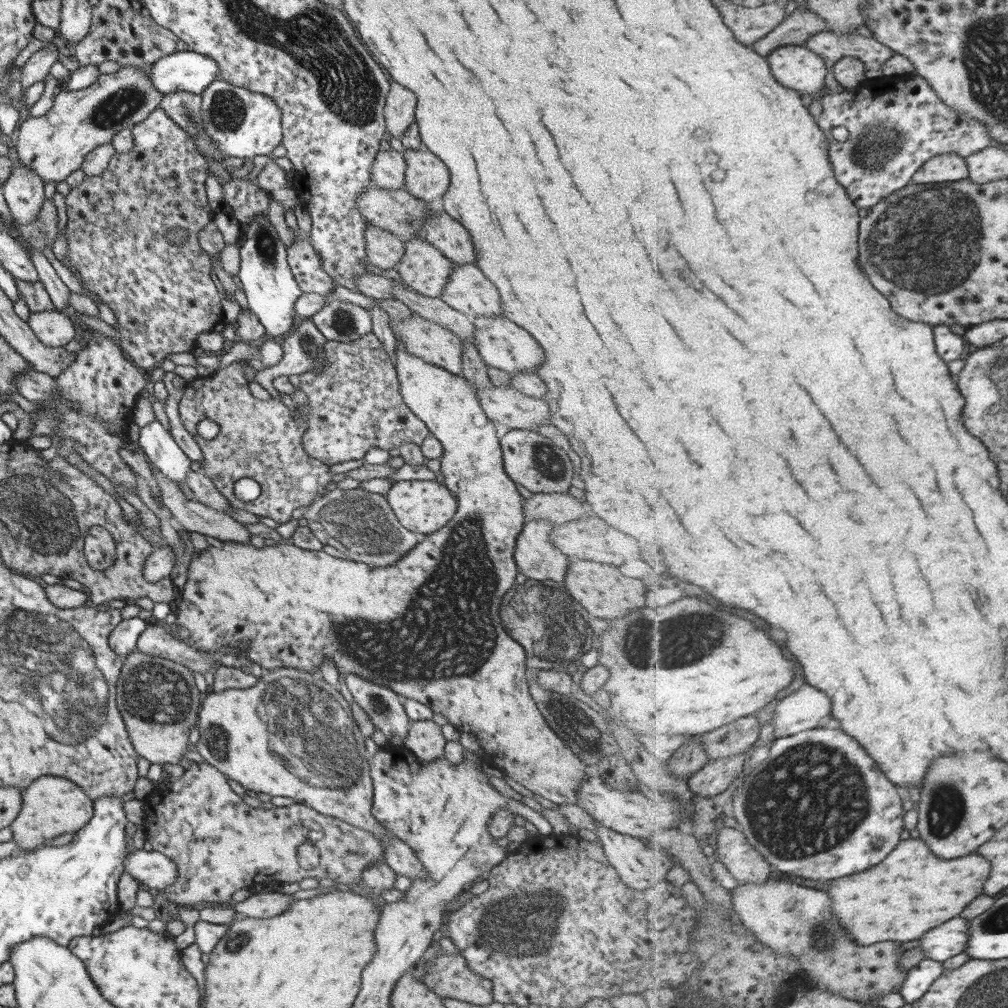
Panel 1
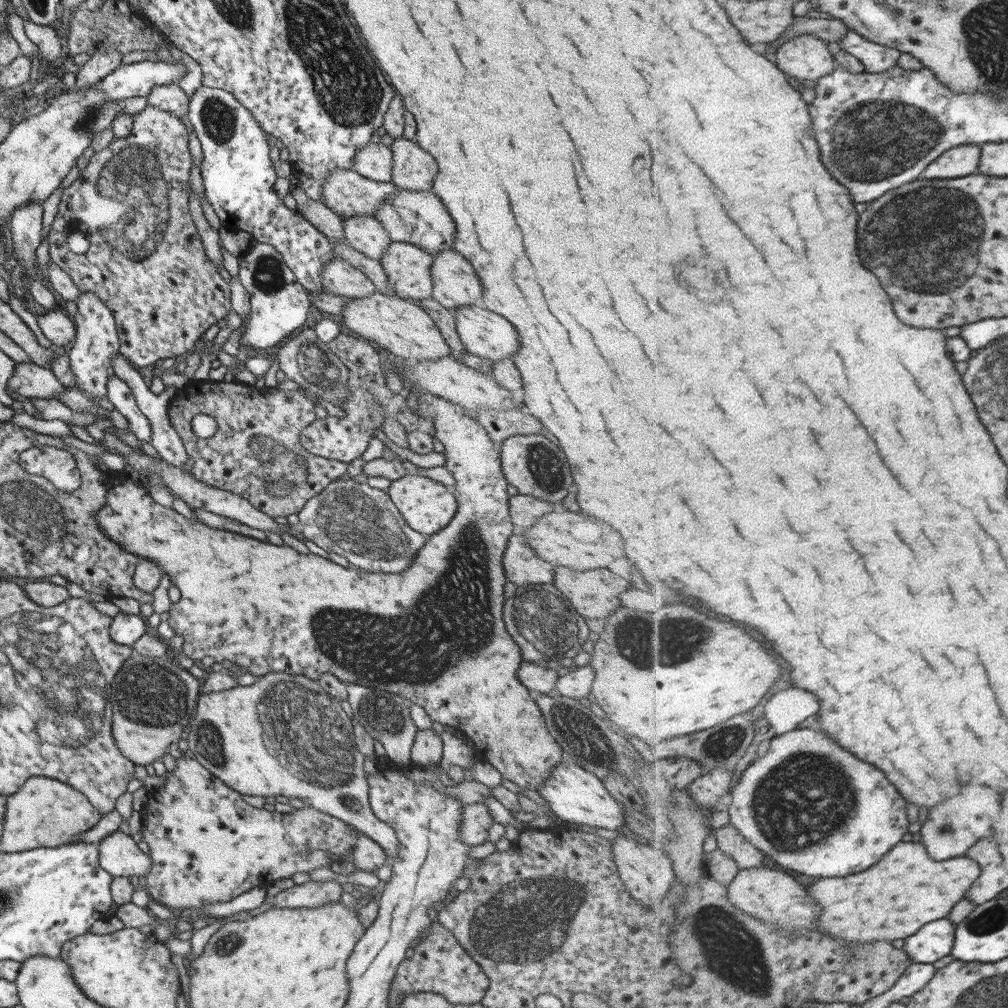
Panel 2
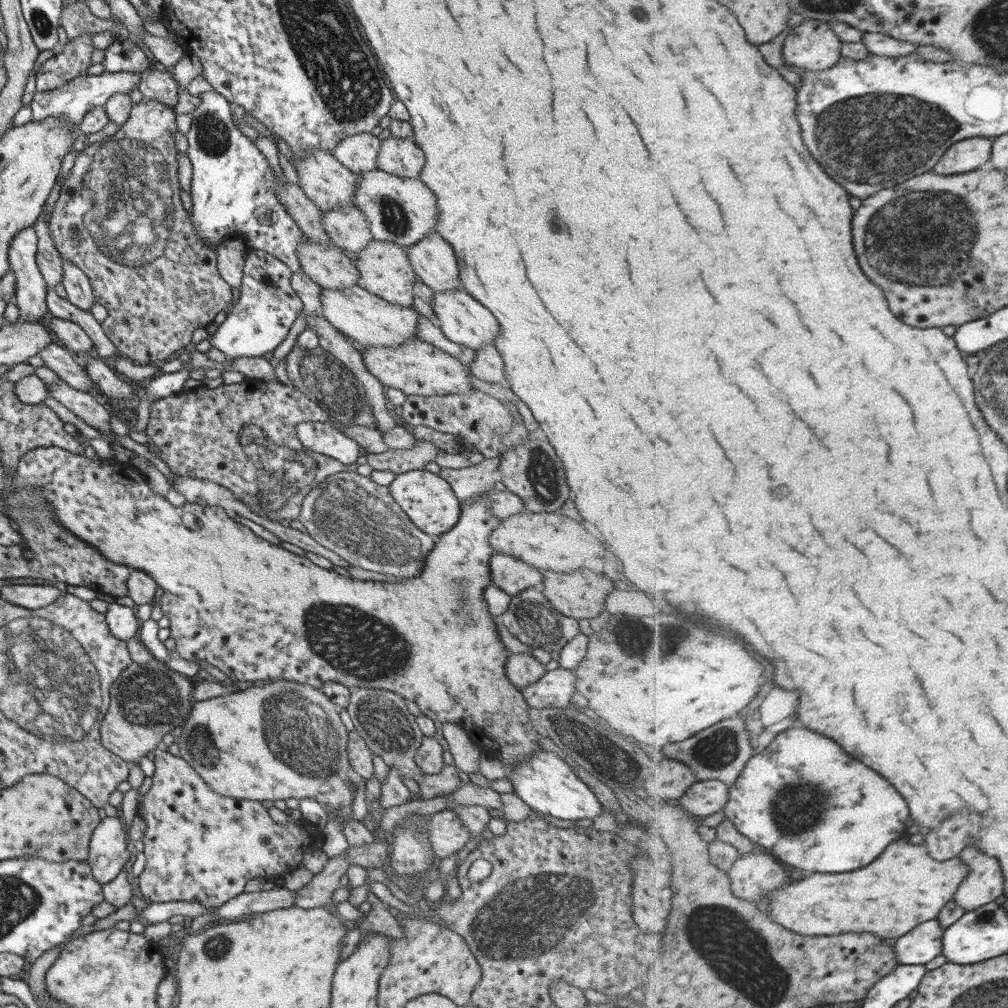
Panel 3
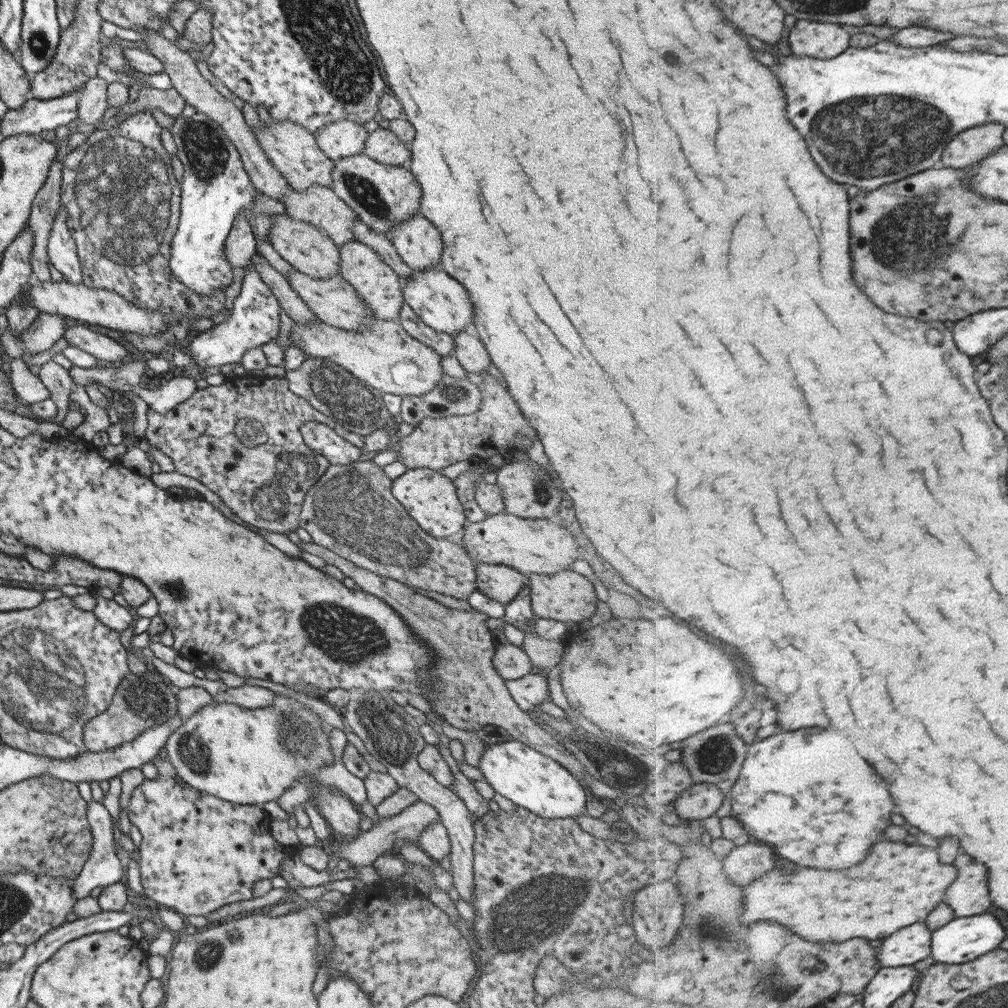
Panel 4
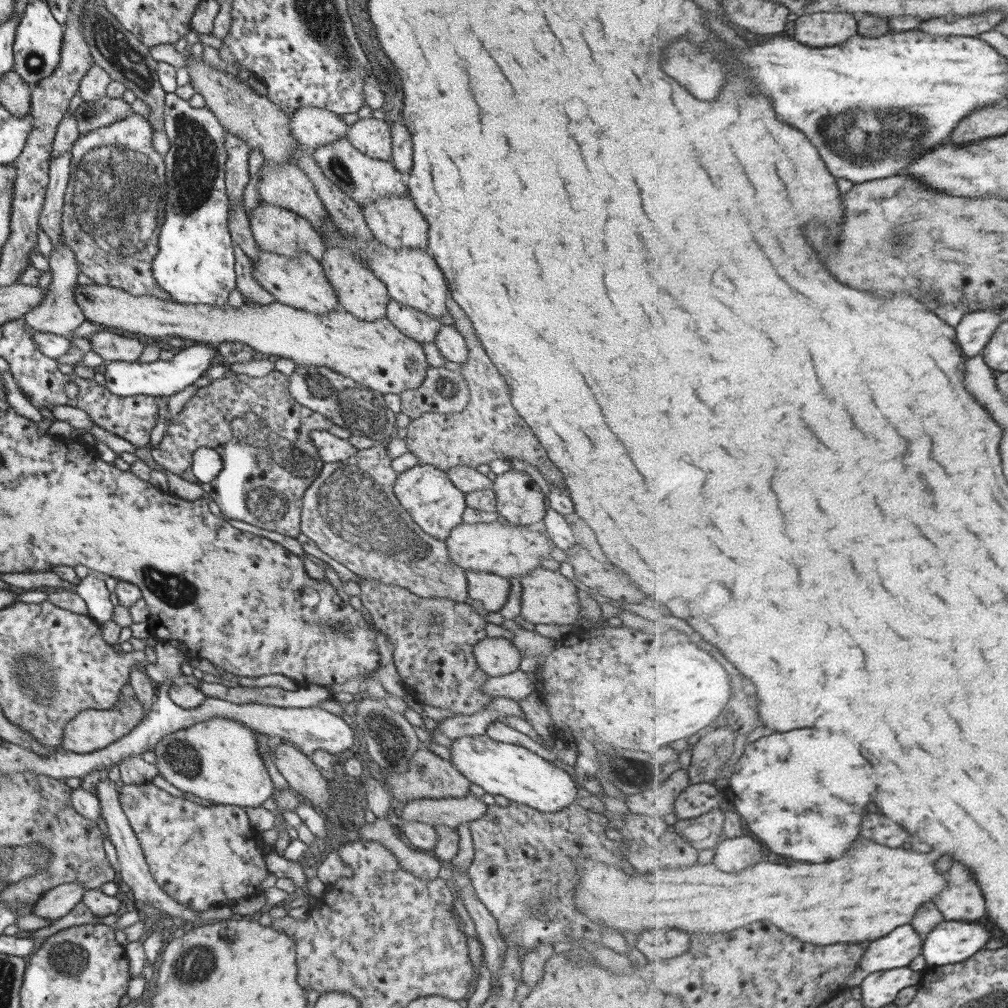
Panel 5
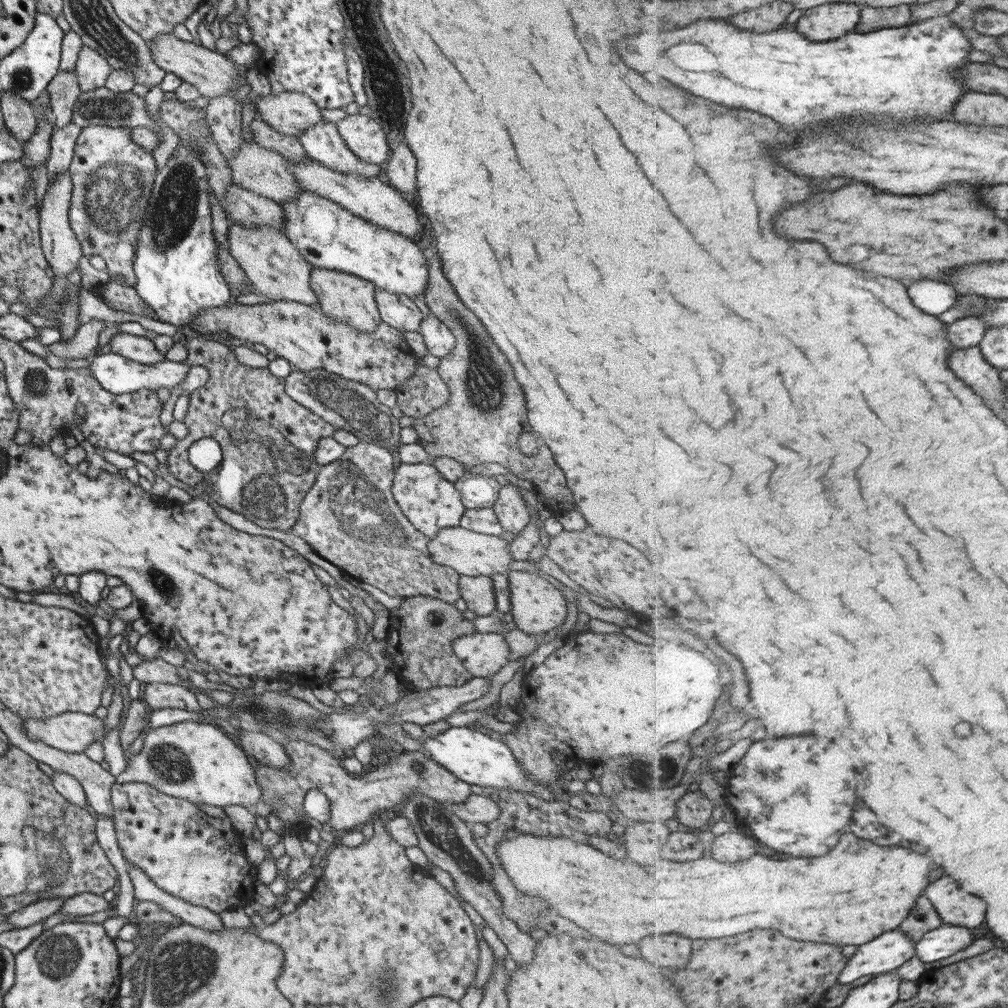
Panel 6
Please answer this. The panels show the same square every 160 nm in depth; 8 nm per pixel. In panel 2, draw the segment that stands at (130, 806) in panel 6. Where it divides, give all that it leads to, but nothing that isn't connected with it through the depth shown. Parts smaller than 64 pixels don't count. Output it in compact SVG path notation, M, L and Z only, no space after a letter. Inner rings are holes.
M184 754L176 761L175 768L159 789L155 789L155 794L151 798L151 791L147 792L147 802L140 810L140 815L143 816L143 812L147 812L147 816L142 818L143 826L141 830L141 841L149 847L149 860L151 860L151 869L147 871L147 875L141 880L141 886L146 890L147 895L153 901L171 908L174 911L179 911L184 908L199 908L206 904L213 904L214 902L229 902L235 896L247 892L250 888L266 886L271 884L272 881L277 879L289 879L295 873L309 873L313 869L319 867L329 867L329 861L333 863L333 860L347 860L348 856L352 856L352 850L354 849L355 839L359 834L355 829L352 829L348 825L345 825L341 820L322 814L317 810L310 807L299 808L287 812L287 814L281 814L281 812L267 812L262 808L253 808L242 800L242 796L234 790L231 790L222 780L219 780L215 775L211 774L203 765L196 762L195 759Z

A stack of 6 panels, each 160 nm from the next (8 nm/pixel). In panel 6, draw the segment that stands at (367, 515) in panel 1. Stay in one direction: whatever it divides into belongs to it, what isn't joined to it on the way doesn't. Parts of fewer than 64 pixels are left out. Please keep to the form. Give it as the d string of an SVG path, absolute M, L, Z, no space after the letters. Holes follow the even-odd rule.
M359 442L355 446L345 447L341 458L319 468L312 487L300 501L298 519L291 532L302 538L317 556L335 565L349 577L375 586L387 596L429 596L453 605L459 599L460 574L430 559L428 538L406 519L393 500L390 491L393 477L393 458L383 445Z

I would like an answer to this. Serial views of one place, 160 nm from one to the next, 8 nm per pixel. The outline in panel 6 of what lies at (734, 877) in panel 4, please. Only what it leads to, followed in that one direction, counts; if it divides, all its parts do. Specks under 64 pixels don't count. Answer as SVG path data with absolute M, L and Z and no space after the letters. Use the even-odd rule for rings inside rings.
M731 829L728 833L717 837L710 845L710 849L712 856L719 862L741 862L757 854L759 843Z

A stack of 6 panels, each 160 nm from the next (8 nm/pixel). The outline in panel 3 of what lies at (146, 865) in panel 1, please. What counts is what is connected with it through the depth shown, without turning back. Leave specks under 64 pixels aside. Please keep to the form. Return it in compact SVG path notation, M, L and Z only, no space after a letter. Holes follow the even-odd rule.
M117 818L99 820L88 843L87 864L91 876L100 885L116 878L129 861L129 844L125 842L123 825Z

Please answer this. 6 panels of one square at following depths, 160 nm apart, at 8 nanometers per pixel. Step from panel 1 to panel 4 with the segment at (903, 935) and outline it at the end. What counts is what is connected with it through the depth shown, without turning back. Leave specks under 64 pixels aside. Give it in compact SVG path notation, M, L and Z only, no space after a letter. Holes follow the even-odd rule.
M881 842L867 858L867 864L859 868L849 868L847 872L839 870L815 870L805 868L795 874L769 872L755 884L743 887L746 902L745 912L741 915L741 924L775 920L802 938L811 942L845 942L851 938L887 938L901 928L907 928L915 922L927 920L927 916L943 903L947 888L955 882L957 868L951 864L939 862L939 852L927 846L907 846L903 842Z

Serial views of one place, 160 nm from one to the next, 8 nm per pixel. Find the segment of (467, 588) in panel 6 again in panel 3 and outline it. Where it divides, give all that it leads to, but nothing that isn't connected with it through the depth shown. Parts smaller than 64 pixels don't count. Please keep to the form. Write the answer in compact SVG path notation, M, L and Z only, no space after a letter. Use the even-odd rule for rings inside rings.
M495 553L488 560L490 582L508 596L515 596L542 582L542 573L534 566L505 553Z

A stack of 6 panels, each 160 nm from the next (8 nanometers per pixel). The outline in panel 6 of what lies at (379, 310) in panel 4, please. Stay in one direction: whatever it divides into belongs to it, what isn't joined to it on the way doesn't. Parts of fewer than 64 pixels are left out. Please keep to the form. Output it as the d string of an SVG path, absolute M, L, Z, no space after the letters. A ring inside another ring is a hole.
M312 267L309 280L311 290L318 298L312 307L323 312L323 316L327 316L329 320L345 322L347 326L351 326L363 334L375 332L375 328L381 320L374 299L376 289L374 284L346 272L319 267Z

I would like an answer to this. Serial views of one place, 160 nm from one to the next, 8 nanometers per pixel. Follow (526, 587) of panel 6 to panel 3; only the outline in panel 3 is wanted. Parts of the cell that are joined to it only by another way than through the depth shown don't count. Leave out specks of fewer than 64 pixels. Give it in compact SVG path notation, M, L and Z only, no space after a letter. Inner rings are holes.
M579 568L573 570L569 574L555 574L553 571L542 571L543 598L547 600L547 604L551 606L551 610L555 610L569 618L594 618L601 608L603 608L603 600L605 596L611 592L613 582L609 578L605 578L603 574L593 574L591 570Z

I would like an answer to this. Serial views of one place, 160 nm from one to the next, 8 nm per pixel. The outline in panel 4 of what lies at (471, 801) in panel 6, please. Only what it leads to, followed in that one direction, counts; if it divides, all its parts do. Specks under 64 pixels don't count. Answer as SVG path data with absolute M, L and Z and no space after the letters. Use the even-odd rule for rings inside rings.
M415 800L410 806L401 810L399 814L391 816L391 818L381 818L379 821L368 828L364 832L360 832L350 843L338 844L334 856L338 859L345 859L351 867L373 865L377 856L392 851L393 843L399 839L402 842L410 842L417 840L419 832L423 831L432 822L440 822L439 814L433 807L425 802Z

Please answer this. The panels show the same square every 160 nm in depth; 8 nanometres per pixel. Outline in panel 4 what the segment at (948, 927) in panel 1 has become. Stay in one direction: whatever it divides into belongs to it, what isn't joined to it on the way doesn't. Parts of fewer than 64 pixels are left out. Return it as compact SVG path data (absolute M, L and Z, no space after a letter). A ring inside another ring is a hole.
M925 922L913 924L895 936L889 936L878 957L883 967L910 967L932 956L931 946L934 931Z

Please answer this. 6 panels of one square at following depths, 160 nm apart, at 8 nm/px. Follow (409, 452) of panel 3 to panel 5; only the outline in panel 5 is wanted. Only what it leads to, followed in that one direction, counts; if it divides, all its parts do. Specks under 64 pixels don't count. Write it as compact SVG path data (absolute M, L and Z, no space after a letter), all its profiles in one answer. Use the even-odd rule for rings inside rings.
M459 316L453 322L451 326L461 334L467 346L467 359L459 365L459 374L468 388L469 401L461 412L446 416L423 414L419 418L410 419L403 438L407 451L418 459L417 465L430 465L444 472L456 465L478 468L495 459L509 462L516 459L537 469L549 485L565 488L560 470L549 461L537 437L512 407L509 388L483 351L467 316Z

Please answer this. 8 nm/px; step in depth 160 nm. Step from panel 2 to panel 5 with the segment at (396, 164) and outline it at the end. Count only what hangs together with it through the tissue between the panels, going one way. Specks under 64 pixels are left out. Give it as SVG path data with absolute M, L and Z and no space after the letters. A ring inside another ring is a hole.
M359 119L348 126L345 139L353 148L372 159L391 160L392 140L385 120Z

